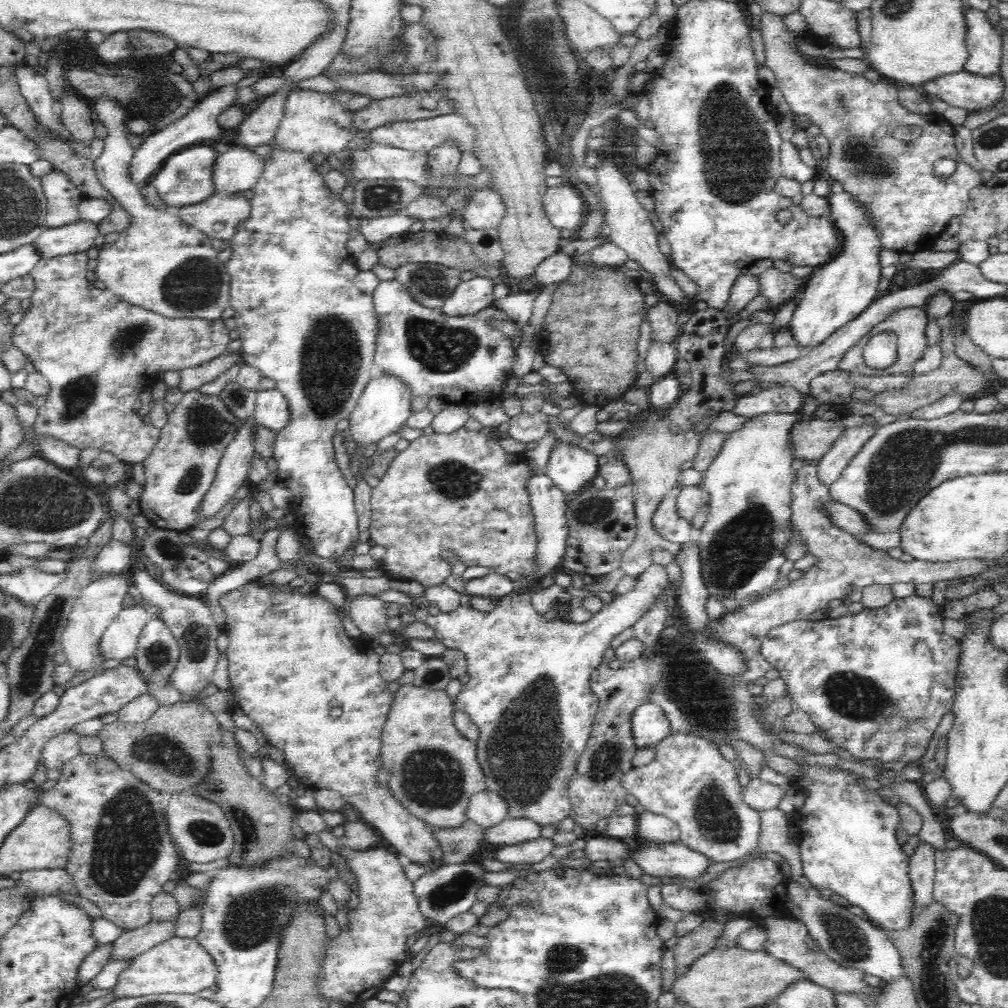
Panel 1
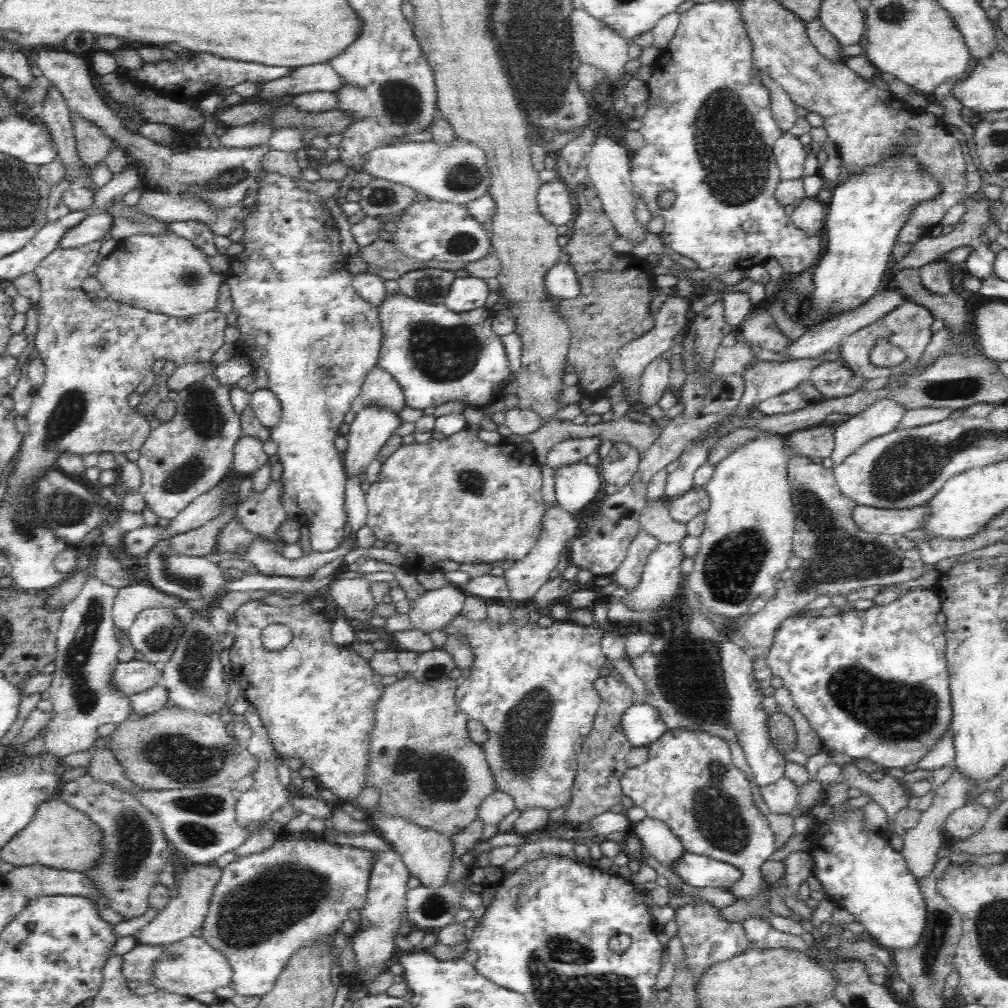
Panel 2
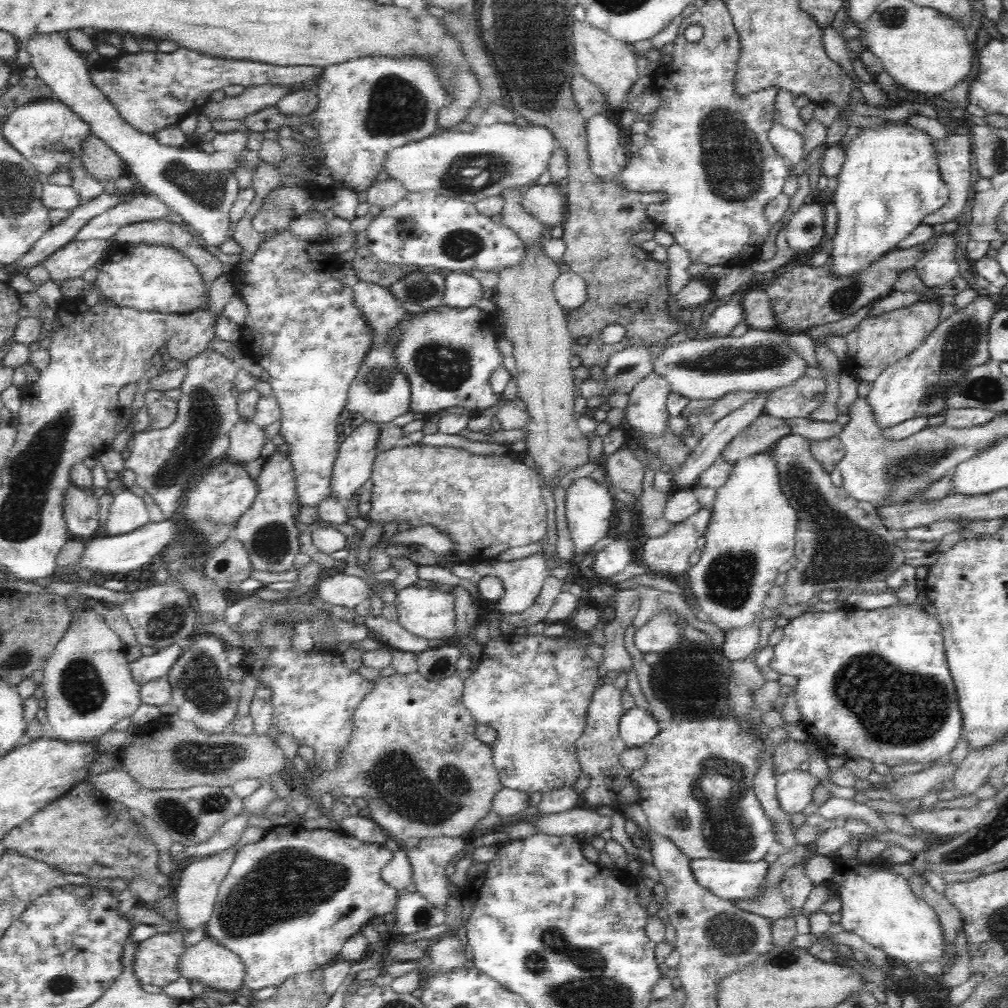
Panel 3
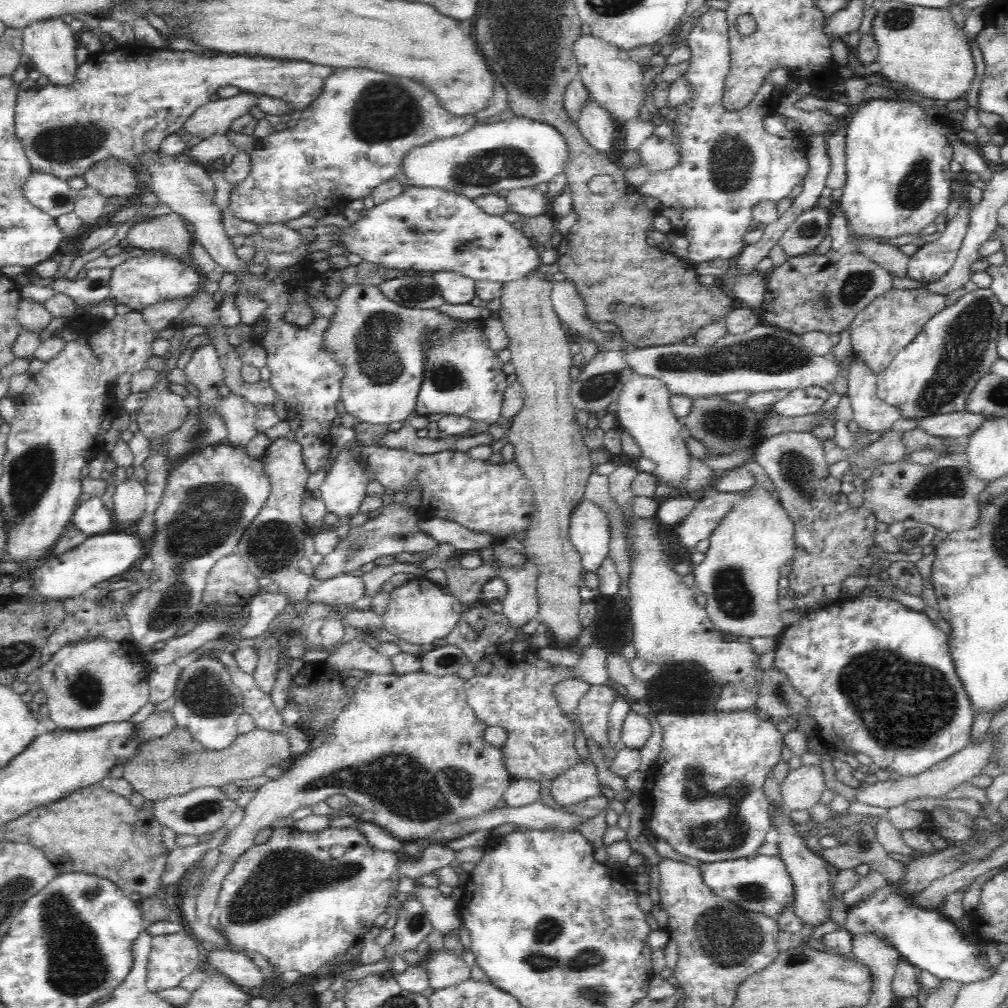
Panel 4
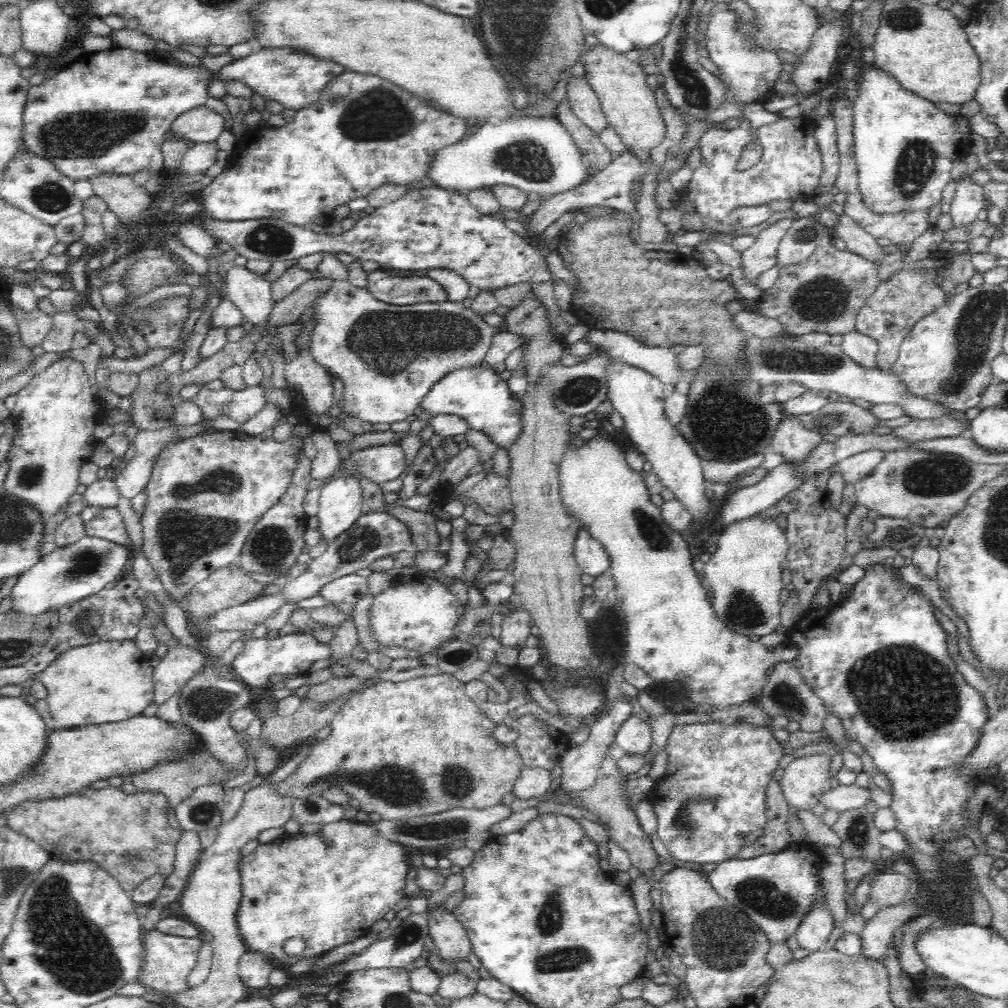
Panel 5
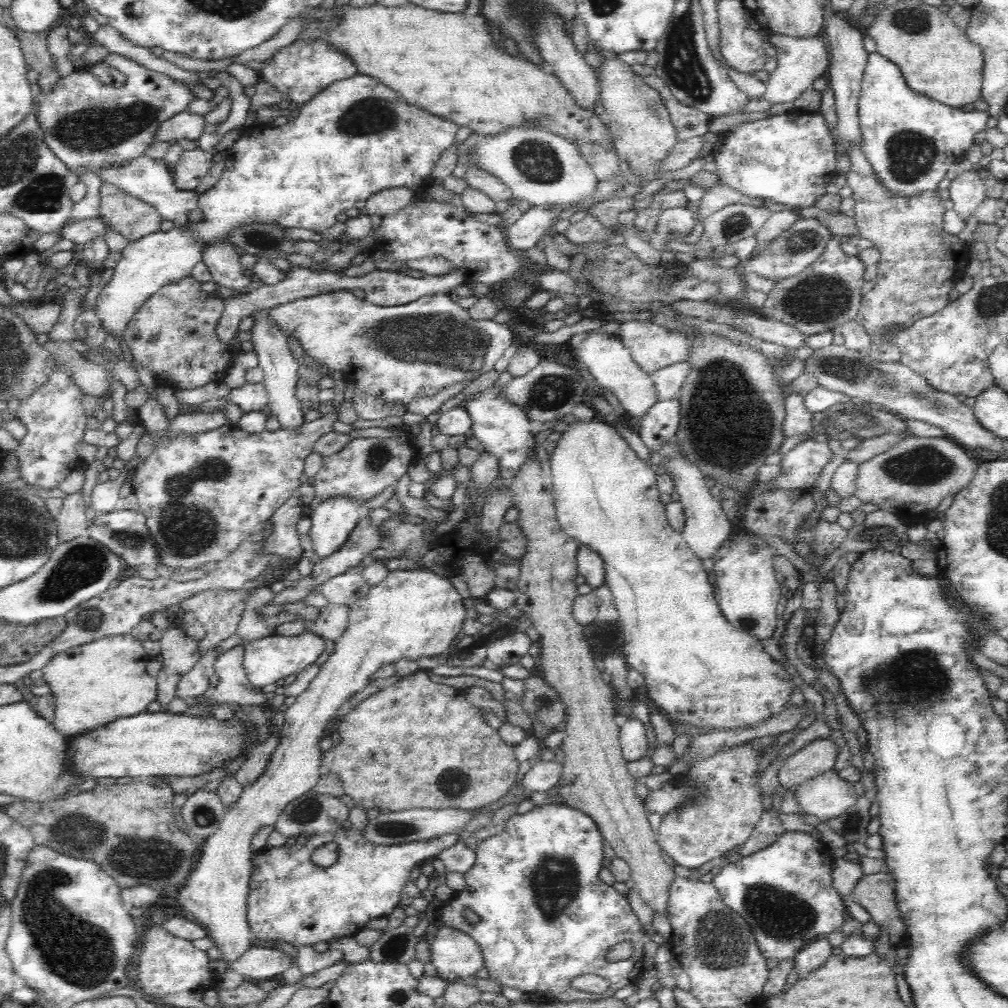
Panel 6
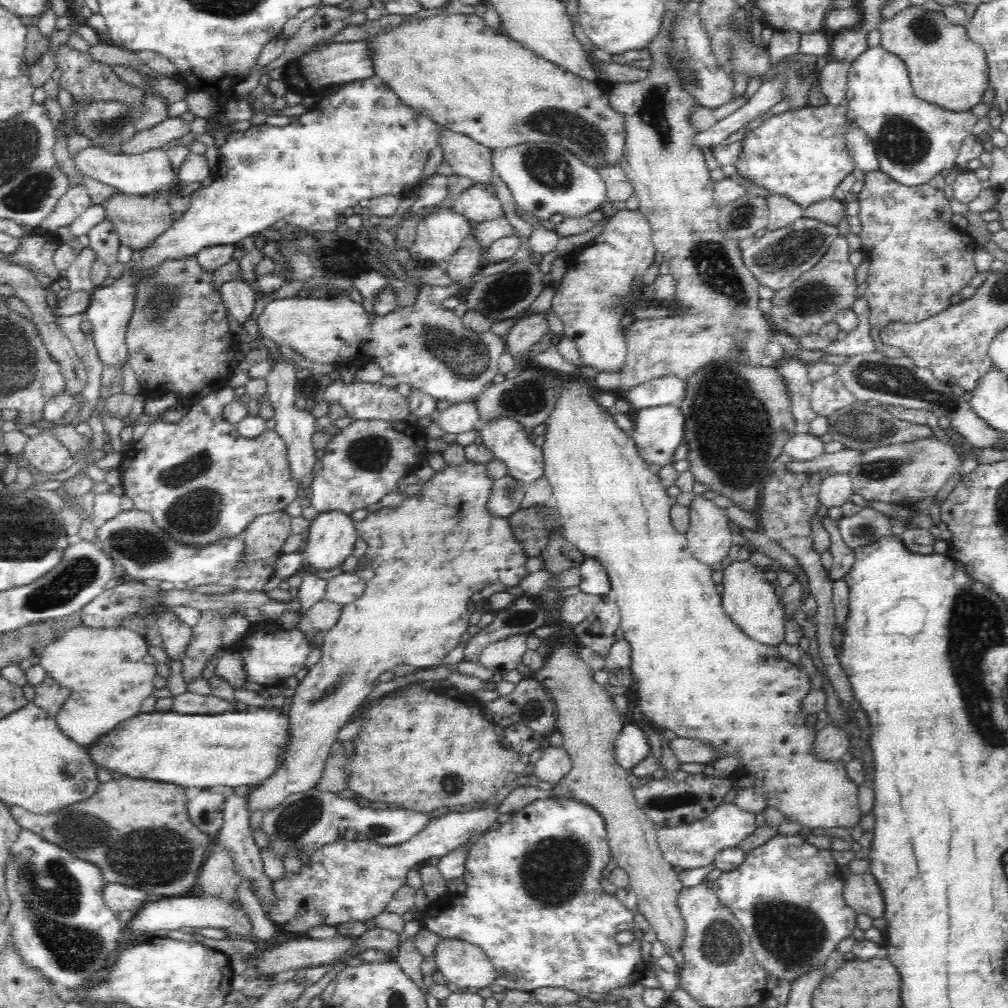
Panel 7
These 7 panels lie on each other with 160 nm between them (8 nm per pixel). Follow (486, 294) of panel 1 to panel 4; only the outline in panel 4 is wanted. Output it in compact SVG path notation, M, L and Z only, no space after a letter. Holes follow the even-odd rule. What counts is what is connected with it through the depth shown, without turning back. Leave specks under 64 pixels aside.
M436 272L432 276L440 295L450 304L468 304L475 297L475 282L454 272Z

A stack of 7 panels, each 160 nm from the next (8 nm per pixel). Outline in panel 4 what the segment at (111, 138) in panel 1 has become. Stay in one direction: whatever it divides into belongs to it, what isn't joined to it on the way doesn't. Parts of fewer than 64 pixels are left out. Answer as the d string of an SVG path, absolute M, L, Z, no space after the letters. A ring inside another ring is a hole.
M144 254L116 266L110 280L110 295L119 304L126 304L137 311L152 306L162 300L184 298L192 295L201 285L201 278L196 270L171 256L162 258L161 254Z

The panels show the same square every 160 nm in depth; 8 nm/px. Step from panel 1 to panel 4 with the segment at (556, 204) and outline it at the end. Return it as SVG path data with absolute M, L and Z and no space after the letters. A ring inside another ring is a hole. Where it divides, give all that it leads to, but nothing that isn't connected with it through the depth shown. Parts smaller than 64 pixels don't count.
M516 188L504 194L507 209L523 217L551 214L551 203L546 202L544 193L532 188Z

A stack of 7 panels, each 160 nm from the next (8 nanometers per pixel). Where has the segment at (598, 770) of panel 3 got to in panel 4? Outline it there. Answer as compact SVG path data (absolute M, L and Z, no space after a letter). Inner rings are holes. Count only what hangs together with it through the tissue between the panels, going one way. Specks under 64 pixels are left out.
M590 685L579 701L579 720L584 737L592 738L601 748L608 746L608 716L618 695L610 686Z

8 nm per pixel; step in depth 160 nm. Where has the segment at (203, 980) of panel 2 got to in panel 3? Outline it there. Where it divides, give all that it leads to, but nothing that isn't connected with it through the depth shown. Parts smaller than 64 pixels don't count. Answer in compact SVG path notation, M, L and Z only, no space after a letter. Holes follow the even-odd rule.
M208 936L197 945L189 946L179 963L180 973L188 981L198 980L207 989L228 994L238 990L246 978L242 959Z

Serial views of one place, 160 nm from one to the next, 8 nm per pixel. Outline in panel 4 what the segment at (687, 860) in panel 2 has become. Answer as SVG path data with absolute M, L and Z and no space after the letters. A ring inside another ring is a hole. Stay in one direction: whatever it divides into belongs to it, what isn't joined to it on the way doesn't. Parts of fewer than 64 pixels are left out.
M752 855L731 861L702 863L699 867L703 881L712 889L716 896L733 902L738 906L755 912L764 913L766 917L776 919L784 911L794 910L795 888L790 873L786 870L784 861L779 856Z

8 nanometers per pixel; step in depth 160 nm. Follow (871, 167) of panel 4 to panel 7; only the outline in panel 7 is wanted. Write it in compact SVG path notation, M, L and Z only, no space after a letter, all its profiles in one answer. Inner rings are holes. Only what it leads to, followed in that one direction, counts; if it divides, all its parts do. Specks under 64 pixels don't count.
M882 45L864 50L847 72L847 88L844 96L849 114L855 125L862 129L876 149L881 171L904 186L926 184L943 169L951 169L964 138L972 134L976 118L971 112L948 111L934 103L925 103L913 91L906 63Z

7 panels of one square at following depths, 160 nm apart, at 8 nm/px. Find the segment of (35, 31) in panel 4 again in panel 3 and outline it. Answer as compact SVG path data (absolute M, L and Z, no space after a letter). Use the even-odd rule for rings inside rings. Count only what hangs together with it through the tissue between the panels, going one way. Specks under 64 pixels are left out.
M66 32L32 34L25 42L31 69L36 70L51 89L53 96L69 106L87 122L102 142L105 142L125 162L128 173L138 178L146 193L164 203L168 211L182 218L183 226L195 234L203 246L220 248L229 240L229 212L232 209L238 181L234 168L240 168L232 153L207 154L199 148L172 148L160 144L155 136L144 134L126 124L116 107L92 83L88 64L80 52L74 50Z

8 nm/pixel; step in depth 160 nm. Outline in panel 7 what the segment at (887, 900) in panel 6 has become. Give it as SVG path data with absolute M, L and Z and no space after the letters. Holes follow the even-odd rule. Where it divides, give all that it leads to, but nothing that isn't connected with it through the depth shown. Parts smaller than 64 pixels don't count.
M870 872L850 875L843 886L843 899L856 914L866 914L873 919L882 918L882 891Z

